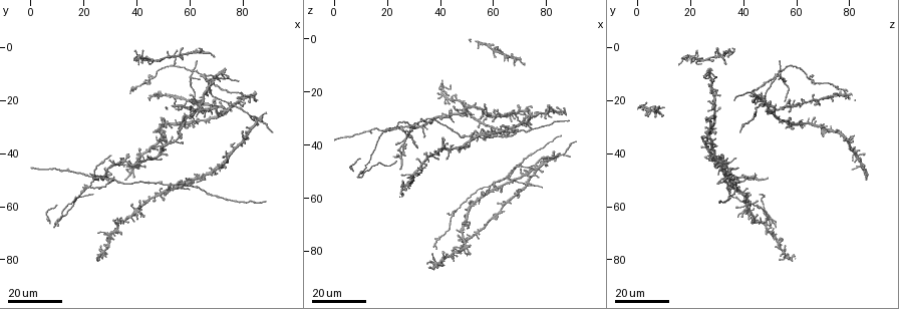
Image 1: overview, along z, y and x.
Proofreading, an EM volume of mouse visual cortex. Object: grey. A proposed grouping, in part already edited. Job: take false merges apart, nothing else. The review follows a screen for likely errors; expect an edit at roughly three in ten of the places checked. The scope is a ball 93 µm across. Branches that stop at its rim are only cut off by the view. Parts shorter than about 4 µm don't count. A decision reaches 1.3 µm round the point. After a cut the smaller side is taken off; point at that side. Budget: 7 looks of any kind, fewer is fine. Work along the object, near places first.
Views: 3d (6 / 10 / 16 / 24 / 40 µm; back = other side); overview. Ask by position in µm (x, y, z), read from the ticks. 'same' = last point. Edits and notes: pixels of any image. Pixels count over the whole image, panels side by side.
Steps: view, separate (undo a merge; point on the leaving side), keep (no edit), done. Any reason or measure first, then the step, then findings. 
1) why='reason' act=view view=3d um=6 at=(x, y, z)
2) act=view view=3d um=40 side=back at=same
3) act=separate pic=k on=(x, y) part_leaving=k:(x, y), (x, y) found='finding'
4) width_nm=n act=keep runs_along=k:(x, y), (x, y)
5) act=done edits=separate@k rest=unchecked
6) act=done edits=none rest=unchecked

why='two arms at a narrow angle' act=view view=3d um=24 at=(27, 49, 39)

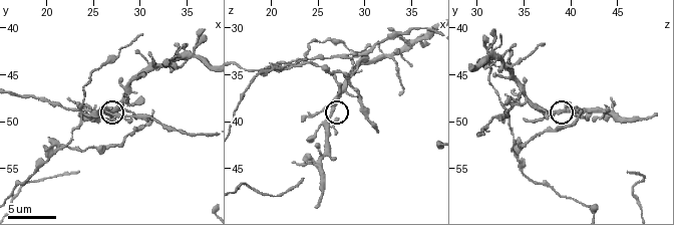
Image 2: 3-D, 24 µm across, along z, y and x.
act=view view=3d um=10 at=(26.4, 49.2, 38.4)

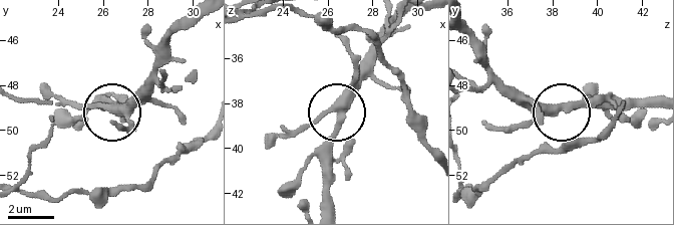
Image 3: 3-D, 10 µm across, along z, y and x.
arms=4 act=keep found='continuous, no second neuron'

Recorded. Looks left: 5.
why='looks like a crossing' act=view view=3d um=16 at=(76, 22, 48)

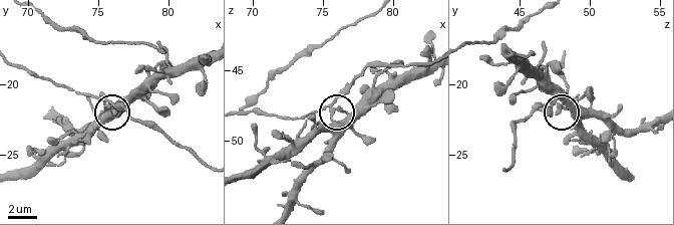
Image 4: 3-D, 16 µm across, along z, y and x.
act=view view=3d um=6 at=(75.6, 21.4, 47.6)

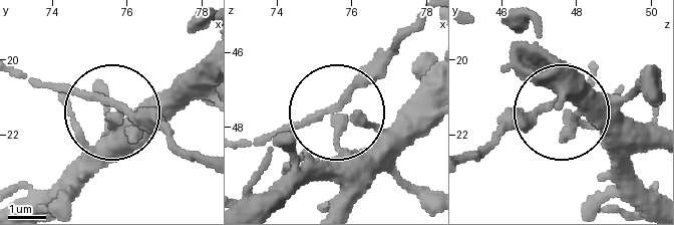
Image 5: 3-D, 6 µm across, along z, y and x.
side_arm_um=24 act=keep runs_along=5:(243, 147), (341, 107), (392, 53) found='continuous, no second neuron'

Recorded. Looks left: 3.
act=view view=3d um=24 at=(64, 11, 52)

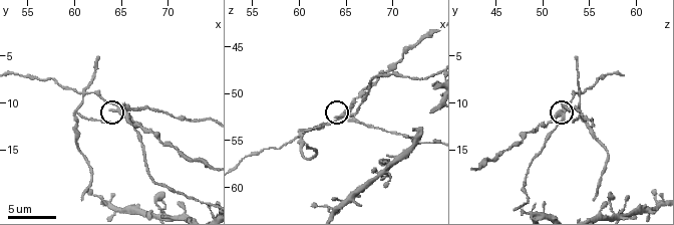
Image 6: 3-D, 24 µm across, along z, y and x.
why='zoom in' act=view view=3d um=10 at=(64.8, 10.2, 52.4)

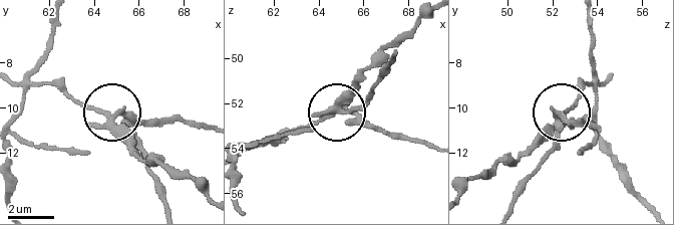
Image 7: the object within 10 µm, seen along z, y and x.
act=separate pic=7 on=(144, 123) part_leaving=7:(114, 125), (137, 154), (178, 169), (206, 194) found='a second neuron is stuck on'

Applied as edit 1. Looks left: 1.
act=done edits=separate@7 rest=unchecked

